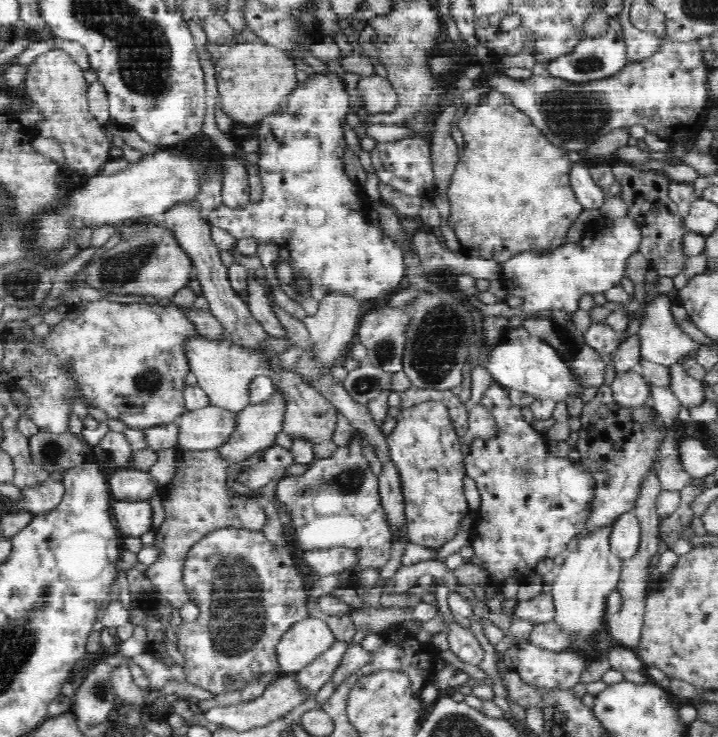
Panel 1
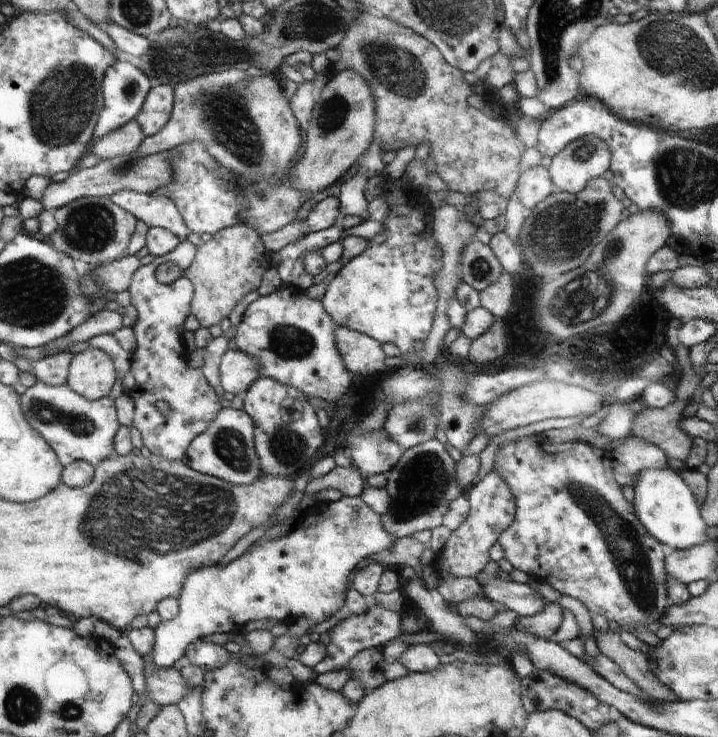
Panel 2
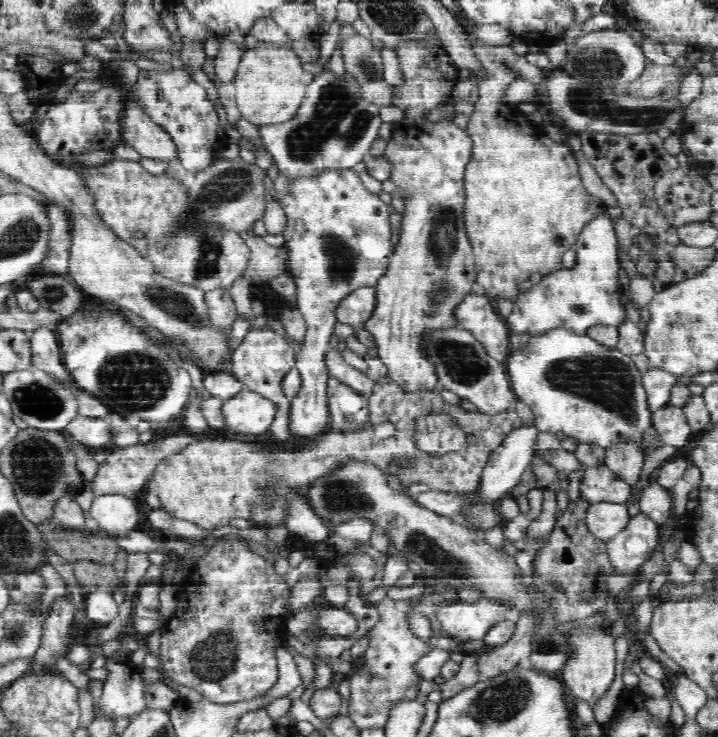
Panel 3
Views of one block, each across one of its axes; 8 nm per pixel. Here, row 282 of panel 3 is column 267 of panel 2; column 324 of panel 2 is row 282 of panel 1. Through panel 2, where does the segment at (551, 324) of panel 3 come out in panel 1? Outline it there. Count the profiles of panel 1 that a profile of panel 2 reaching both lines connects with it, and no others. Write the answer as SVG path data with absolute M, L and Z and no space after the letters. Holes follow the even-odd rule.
M601 215L586 227L577 242L562 245L548 254L521 253L502 263L500 283L506 289L506 302L520 312L561 310L575 313L584 294L604 292L620 285L626 271L626 260L639 250L642 233L630 217L610 219Z

